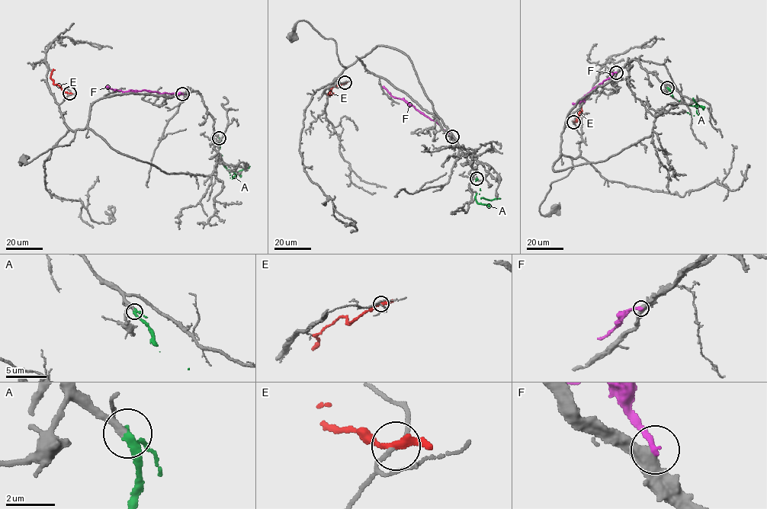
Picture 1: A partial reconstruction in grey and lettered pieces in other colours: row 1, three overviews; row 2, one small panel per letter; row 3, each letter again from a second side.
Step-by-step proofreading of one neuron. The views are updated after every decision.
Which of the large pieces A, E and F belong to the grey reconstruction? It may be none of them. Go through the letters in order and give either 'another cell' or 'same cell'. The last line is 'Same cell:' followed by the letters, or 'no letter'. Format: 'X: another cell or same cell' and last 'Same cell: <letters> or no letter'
A: same cell
E: another cell
F: another cell
Same cell: A

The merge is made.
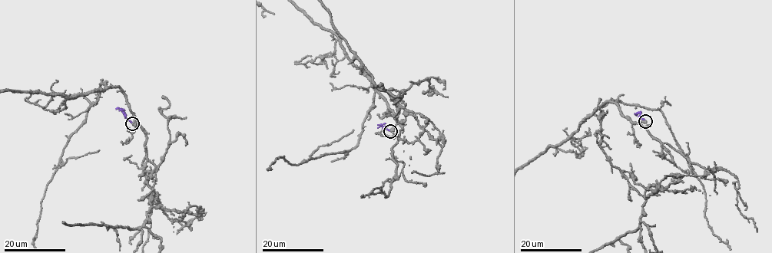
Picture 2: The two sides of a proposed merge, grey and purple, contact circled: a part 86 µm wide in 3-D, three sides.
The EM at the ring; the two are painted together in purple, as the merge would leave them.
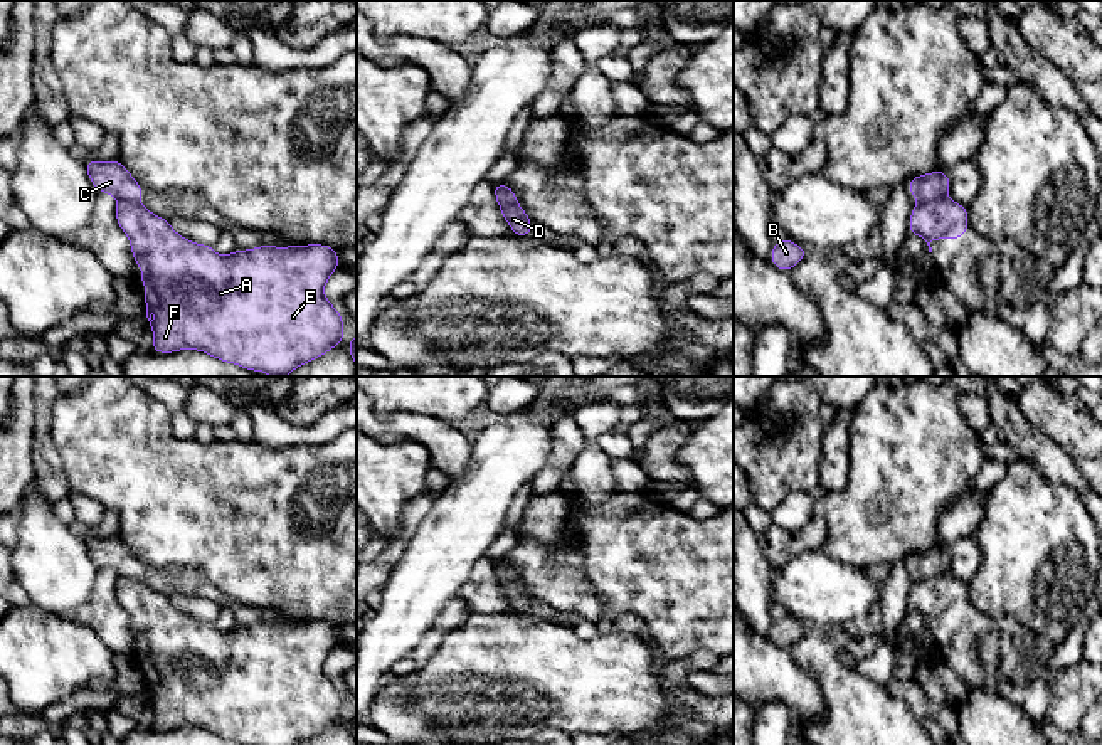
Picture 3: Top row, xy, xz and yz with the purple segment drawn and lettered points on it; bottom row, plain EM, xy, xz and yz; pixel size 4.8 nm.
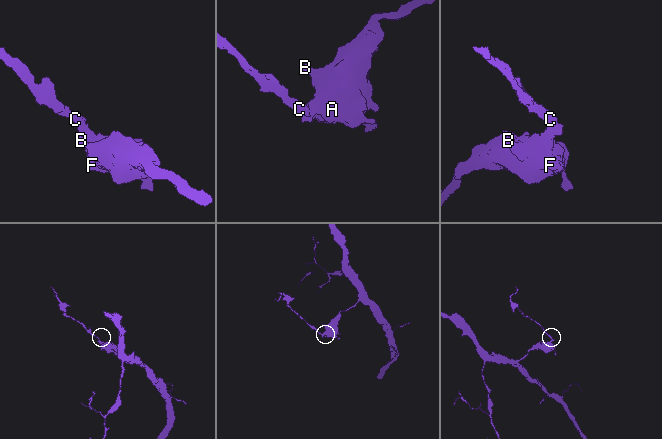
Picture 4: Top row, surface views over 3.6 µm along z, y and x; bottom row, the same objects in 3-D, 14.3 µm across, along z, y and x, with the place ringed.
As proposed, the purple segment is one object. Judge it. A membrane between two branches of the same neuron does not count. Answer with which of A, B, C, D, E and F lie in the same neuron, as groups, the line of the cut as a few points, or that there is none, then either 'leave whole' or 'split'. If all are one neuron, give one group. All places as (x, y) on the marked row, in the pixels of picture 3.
A B D E F / C; cut in yz along (944, 197), (919, 204); split

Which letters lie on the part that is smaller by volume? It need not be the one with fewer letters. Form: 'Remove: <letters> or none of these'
Remove: C

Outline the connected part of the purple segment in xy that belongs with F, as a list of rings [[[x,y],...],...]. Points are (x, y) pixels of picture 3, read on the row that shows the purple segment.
[[[118,200],[116,222],[141,267],[151,351],[199,350],[288,377],[343,340],[343,316],[323,293],[340,264],[333,247],[257,246],[219,256],[128,200]]]

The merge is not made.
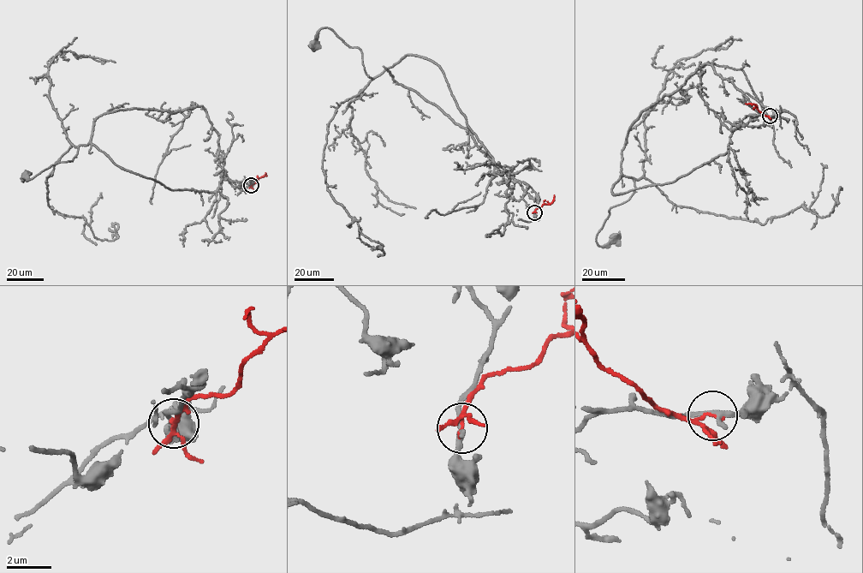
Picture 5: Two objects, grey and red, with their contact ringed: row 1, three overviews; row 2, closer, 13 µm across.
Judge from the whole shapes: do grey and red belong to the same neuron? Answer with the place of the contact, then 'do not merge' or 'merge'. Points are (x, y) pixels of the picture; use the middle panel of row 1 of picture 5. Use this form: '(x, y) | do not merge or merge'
(534, 212) | do not merge

